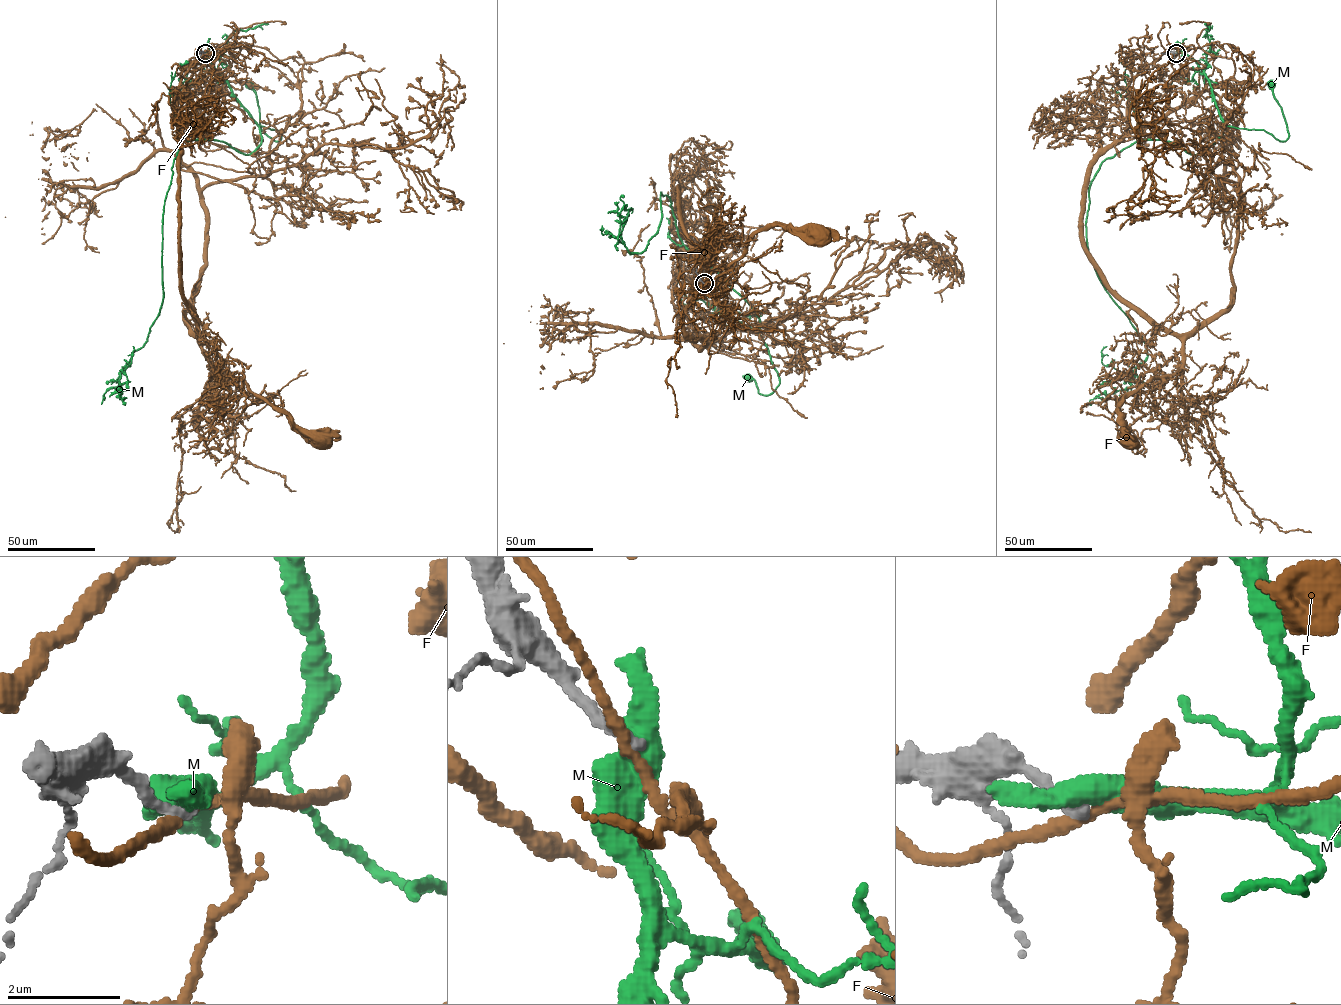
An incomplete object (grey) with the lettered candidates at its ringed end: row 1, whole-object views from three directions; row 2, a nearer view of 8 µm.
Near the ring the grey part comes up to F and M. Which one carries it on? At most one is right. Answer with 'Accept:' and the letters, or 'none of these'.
Accept: none of these

